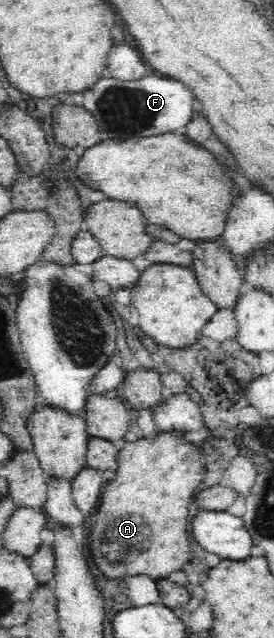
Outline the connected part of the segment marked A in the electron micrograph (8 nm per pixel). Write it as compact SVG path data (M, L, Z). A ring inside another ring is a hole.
M160 430L152 437L127 441L118 453L118 468L100 497L89 535L89 550L97 567L109 577L149 575L156 581L160 601L171 609L183 607L192 591L169 580L170 573L194 558L189 547L189 502L206 476L200 443L188 441L182 430Z

